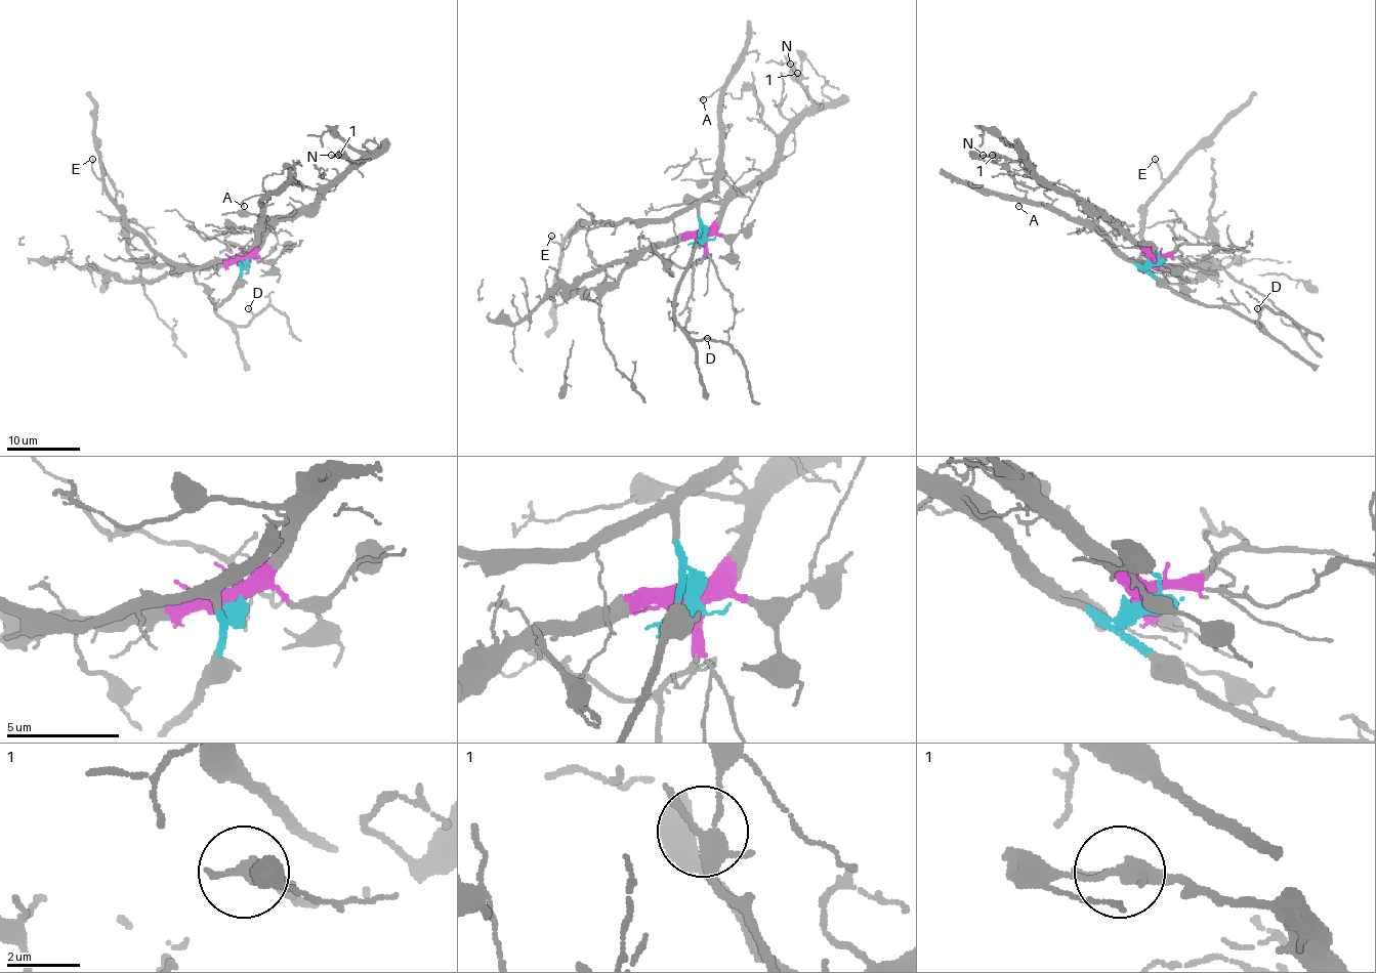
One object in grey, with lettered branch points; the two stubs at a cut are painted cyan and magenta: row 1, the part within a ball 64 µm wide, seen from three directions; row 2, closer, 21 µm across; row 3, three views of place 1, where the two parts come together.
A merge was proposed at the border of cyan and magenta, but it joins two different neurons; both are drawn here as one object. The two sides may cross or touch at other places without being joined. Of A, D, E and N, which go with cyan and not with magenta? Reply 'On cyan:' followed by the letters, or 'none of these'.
On cyan: A, D, E

